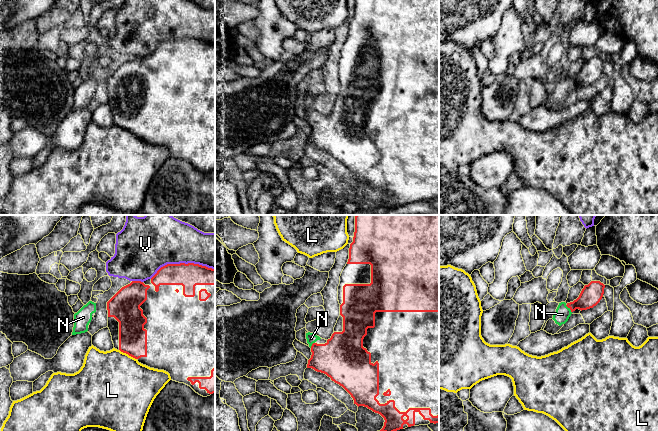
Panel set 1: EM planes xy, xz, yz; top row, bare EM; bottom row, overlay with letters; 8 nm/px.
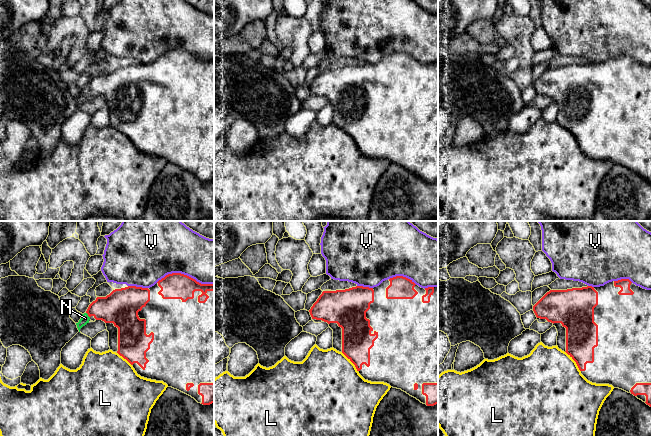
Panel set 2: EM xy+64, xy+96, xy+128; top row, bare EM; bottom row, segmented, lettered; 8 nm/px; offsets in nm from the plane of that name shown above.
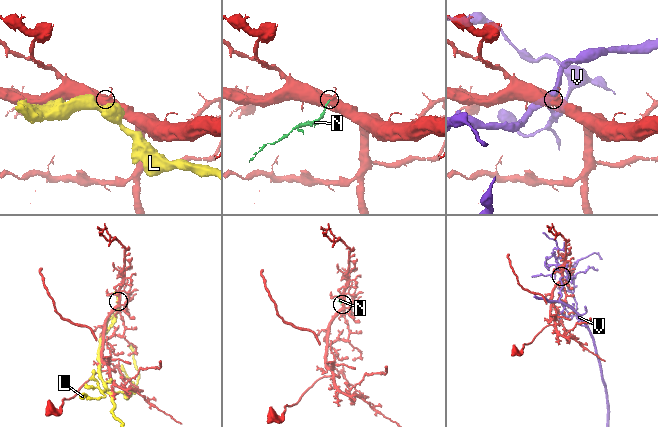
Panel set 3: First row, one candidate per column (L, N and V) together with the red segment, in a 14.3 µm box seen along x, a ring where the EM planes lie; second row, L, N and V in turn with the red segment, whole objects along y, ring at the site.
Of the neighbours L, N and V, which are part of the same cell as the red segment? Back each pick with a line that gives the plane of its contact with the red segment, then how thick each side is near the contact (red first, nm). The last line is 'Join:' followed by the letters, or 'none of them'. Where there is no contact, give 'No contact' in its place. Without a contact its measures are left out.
N: Touches red in yz. Thickness 170 nm (red) against 120 nm
Join: N

